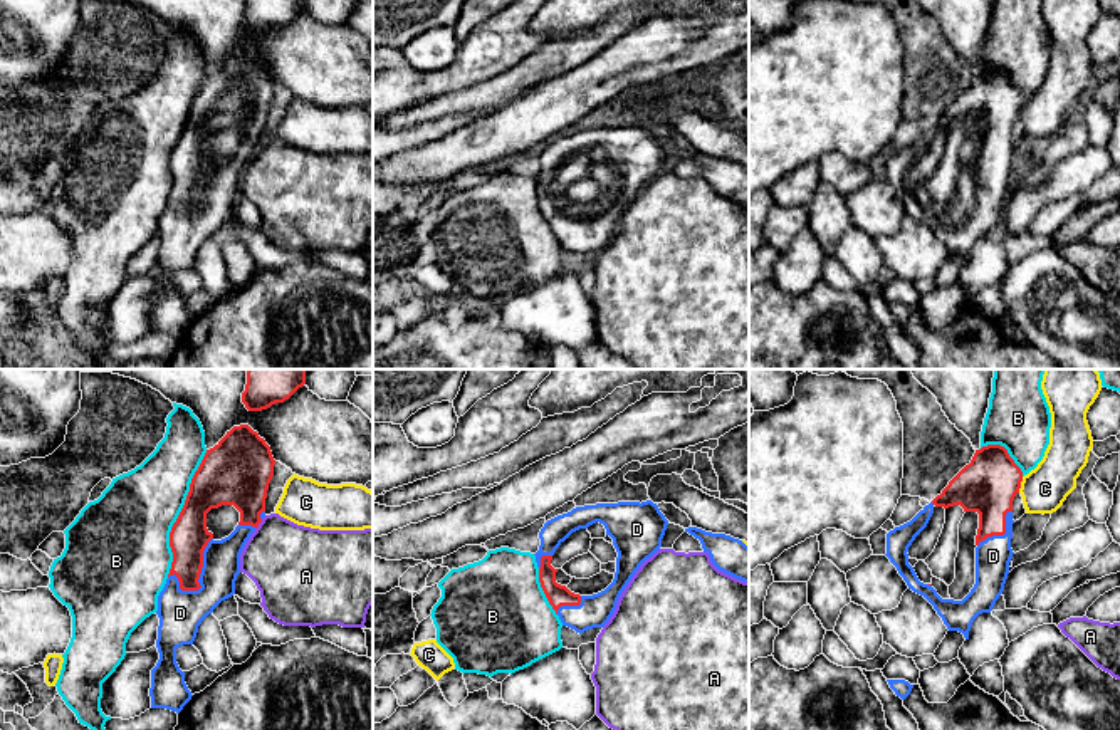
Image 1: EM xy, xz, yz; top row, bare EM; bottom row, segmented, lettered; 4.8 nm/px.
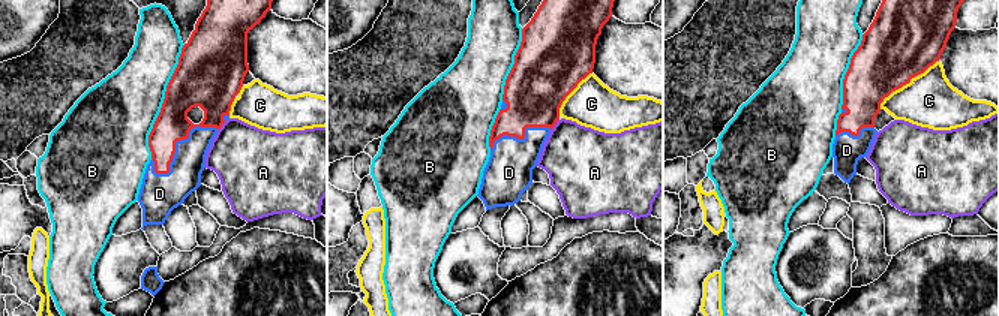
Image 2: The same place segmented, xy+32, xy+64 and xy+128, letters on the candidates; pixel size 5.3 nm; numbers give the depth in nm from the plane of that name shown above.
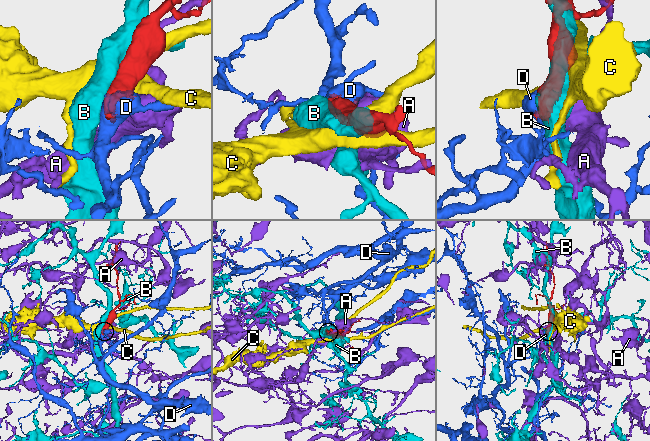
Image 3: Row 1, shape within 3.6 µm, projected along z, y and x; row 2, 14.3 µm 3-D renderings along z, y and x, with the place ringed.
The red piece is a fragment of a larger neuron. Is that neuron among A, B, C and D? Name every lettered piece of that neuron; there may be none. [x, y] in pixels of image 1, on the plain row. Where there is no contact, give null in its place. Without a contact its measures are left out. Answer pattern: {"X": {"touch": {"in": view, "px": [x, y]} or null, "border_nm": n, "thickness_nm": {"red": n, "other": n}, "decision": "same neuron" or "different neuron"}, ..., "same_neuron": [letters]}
{"A": {"touch": {"in": "xy", "px": [259, 146]}, "border_nm": 70, "thickness_nm": {"red": 300, "other": 380}, "decision": "different neuron"}, "B": {"touch": {"in": "xy", "px": [180, 138]}, "border_nm": 650, "thickness_nm": {"red": 240, "other": 400}, "decision": "different neuron"}, "C": {"touch": {"in": "yz", "px": [1020, 109]}, "border_nm": 80, "thickness_nm": {"red": 280, "other": 220}, "decision": "different neuron"}, "D": {"touch": {"in": "xy", "px": [200, 195]}, "border_nm": 300, "thickness_nm": {"red": 190, "other": 220}, "decision": "same neuron"}, "same_neuron": ["D"]}

